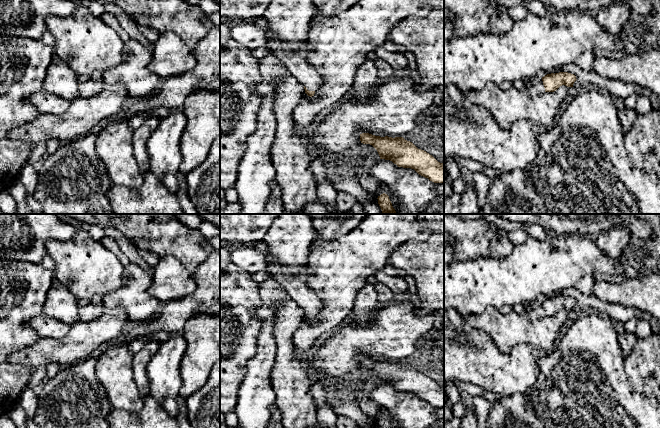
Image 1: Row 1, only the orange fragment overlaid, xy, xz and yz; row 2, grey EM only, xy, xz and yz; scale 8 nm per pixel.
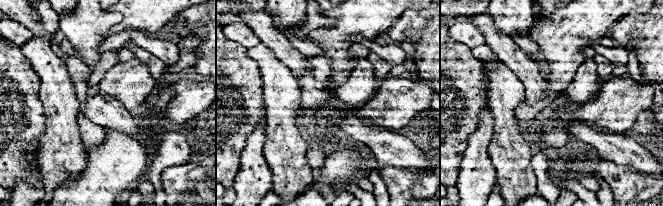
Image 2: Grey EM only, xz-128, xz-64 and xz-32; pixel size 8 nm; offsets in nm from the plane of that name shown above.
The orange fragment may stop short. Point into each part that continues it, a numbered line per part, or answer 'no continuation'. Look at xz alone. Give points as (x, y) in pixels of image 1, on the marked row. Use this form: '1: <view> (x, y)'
1: xz (295, 62)

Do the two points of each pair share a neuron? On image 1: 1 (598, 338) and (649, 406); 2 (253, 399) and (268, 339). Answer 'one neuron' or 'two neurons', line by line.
1: one neuron
2: one neuron

